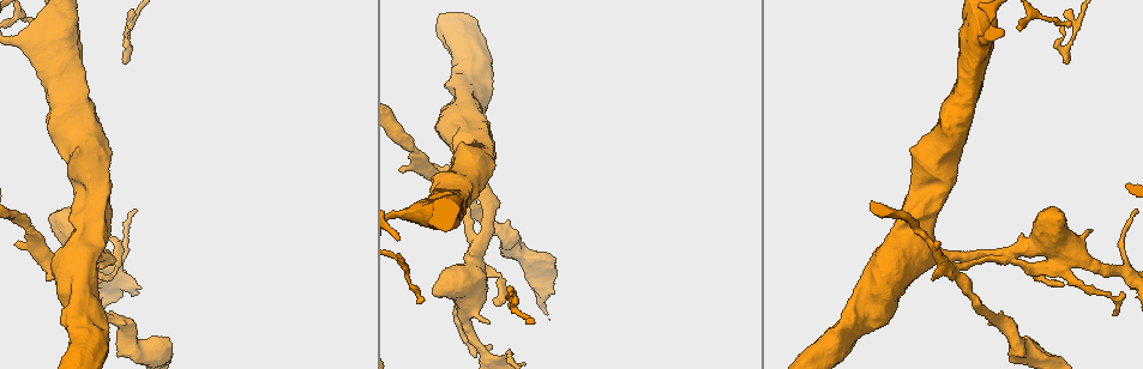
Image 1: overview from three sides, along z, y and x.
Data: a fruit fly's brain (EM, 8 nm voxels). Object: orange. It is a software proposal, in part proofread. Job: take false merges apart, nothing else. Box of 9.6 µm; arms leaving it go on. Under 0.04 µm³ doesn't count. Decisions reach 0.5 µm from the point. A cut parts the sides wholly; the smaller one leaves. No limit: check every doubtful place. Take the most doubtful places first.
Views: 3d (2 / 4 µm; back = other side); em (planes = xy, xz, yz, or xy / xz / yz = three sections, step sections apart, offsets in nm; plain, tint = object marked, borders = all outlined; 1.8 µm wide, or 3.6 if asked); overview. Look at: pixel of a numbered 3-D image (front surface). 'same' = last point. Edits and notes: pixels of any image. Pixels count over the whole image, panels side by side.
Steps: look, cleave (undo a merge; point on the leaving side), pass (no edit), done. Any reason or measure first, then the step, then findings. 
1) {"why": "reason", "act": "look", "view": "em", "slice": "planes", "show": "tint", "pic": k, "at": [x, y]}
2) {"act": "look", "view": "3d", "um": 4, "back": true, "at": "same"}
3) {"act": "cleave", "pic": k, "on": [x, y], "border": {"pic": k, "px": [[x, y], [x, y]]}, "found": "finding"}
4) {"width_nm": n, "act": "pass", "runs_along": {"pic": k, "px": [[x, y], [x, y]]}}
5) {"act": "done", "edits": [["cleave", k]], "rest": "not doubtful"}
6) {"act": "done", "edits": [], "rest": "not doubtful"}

{"why": "closes a loop", "act": "look", "view": "em", "slice": "planes", "show": "tint", "pic": 1, "at": [480, 241]}

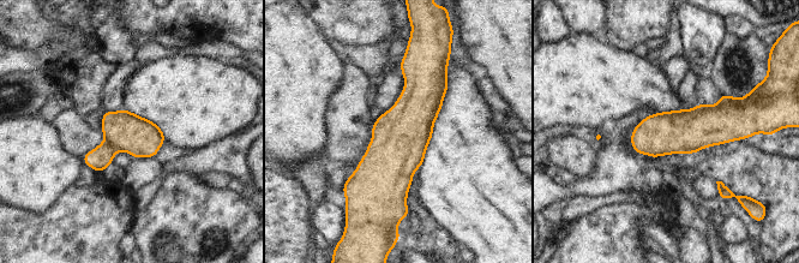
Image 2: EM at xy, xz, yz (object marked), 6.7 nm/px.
{"width_nm": 260, "act": "pass", "runs_along": {"pic": 2, "px": [[404, 61], [392, 205]]}, "found": "one neuron here"}

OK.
{"why": "touches itself", "act": "look", "view": "em", "slice": "planes", "show": "tint", "pic": 1, "at": [1038, 280]}

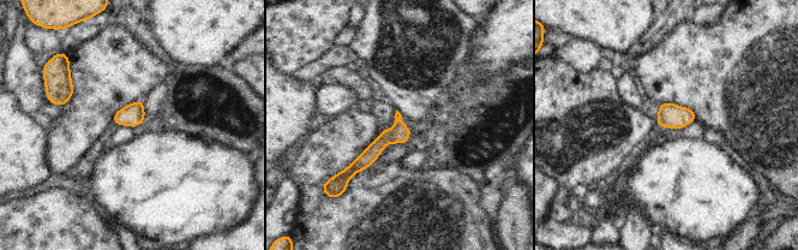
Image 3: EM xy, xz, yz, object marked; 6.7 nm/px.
{"act": "pass", "runs_along": {"pic": 3, "px": [[397, 115], [397, 126], [347, 173]]}, "found": "continuous, no second neuron"}

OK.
{"why": "a fork", "act": "look", "view": "3d", "um": 2, "pic": 1, "at": [1125, 270]}

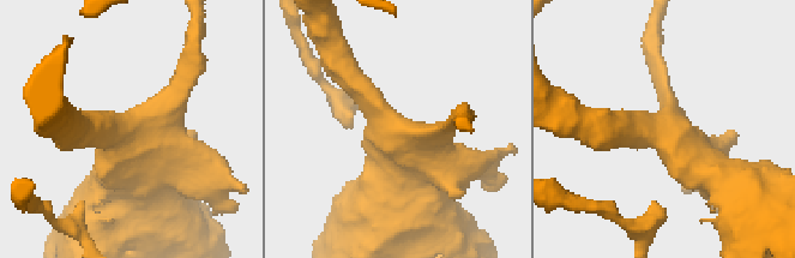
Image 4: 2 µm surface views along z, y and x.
{"act": "look", "view": "em", "um": 3.6, "slice": "xz", "step": 4, "show": "tint", "pic": 4, "at": [397, 130]}

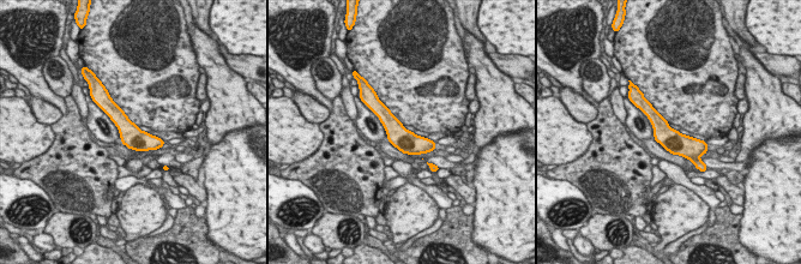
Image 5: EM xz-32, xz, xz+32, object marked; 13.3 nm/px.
{"width_nm": 300, "act": "pass", "found": "all the same neuron"}

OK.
{"why": "arms part here", "act": "look", "view": "em", "slice": "planes", "show": "plain", "pic": 1, "at": [965, 265]}

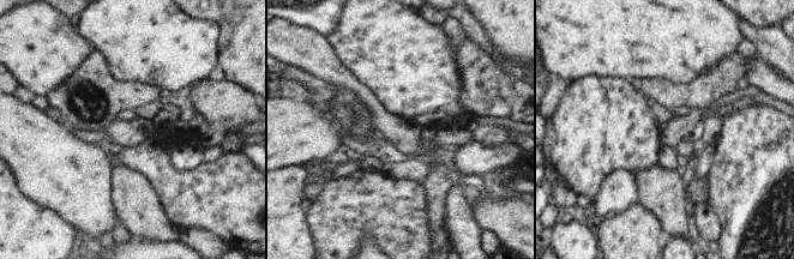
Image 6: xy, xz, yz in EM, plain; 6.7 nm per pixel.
{"act": "look", "view": "em", "slice": "planes", "show": "tint", "at": "same"}

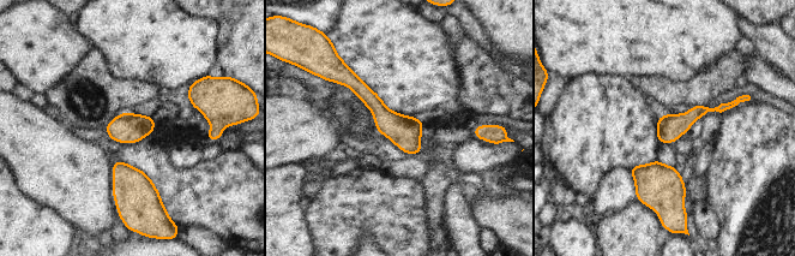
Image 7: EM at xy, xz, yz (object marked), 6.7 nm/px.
{"act": "pass", "runs_along": {"pic": 7, "px": [[344, 79], [350, 79], [417, 150]]}, "found": "one neuron here"}

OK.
{"act": "done", "edits": [], "rest": "not doubtful"}

